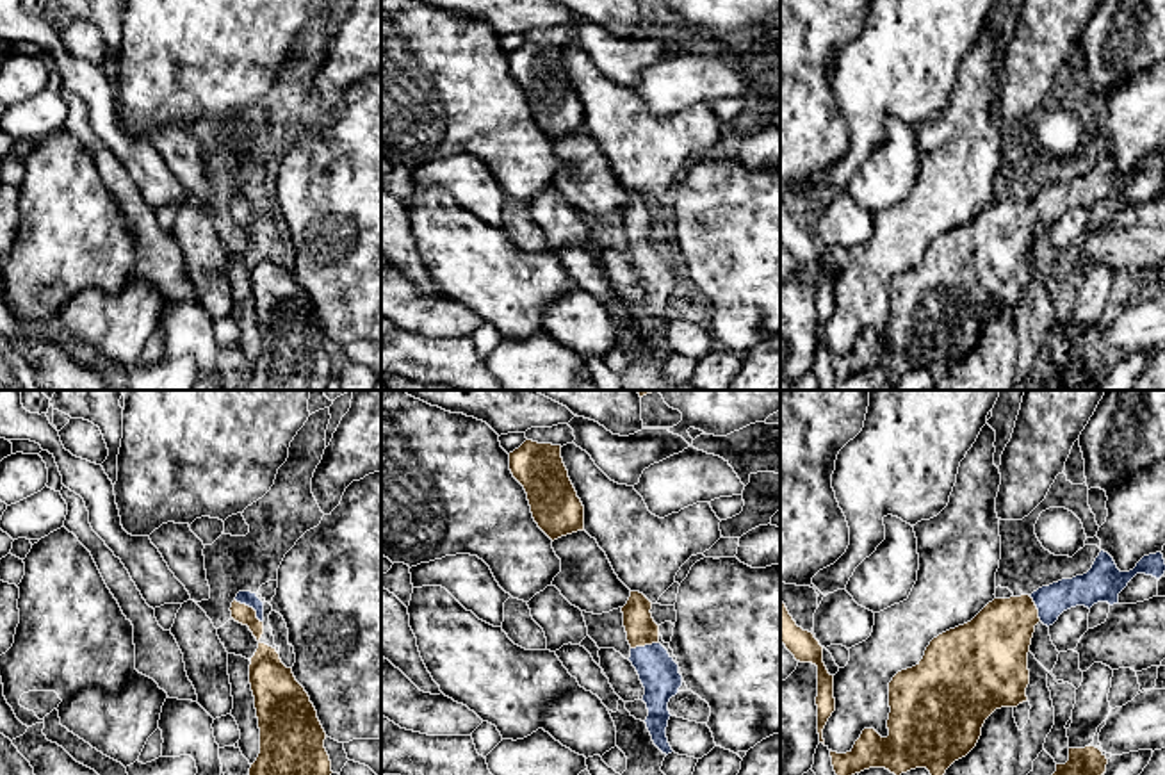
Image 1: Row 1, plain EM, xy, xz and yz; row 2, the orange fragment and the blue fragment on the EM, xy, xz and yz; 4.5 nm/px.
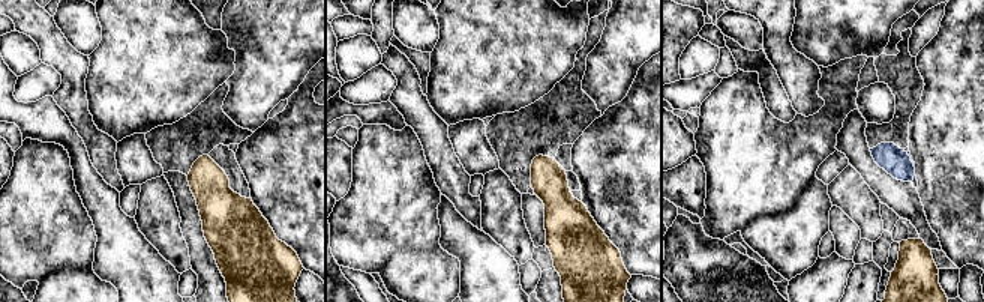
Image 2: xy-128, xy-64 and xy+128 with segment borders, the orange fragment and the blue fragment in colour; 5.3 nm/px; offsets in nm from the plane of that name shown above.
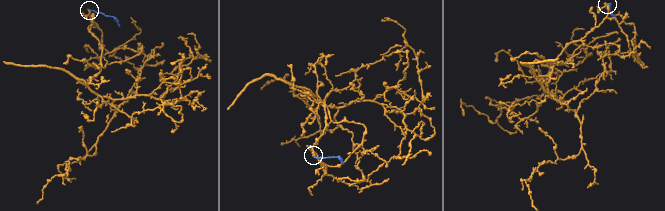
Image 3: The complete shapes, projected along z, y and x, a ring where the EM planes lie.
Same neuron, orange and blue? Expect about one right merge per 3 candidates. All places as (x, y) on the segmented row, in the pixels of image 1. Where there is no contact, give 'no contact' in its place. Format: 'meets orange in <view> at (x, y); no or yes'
meets orange in xy at (252, 608); yes

